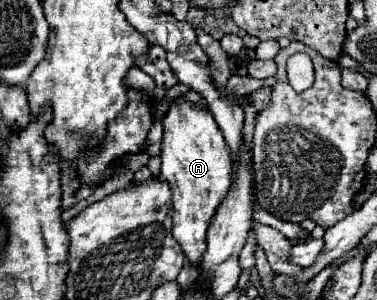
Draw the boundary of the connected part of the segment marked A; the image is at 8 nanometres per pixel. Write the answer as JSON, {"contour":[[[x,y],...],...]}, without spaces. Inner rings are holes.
{"contour":[[[178,99],[170,105],[162,125],[164,139],[160,153],[160,179],[164,179],[172,191],[172,233],[182,247],[184,257],[192,267],[196,267],[206,249],[206,229],[232,185],[232,161],[228,157],[220,127],[210,111]]]}

